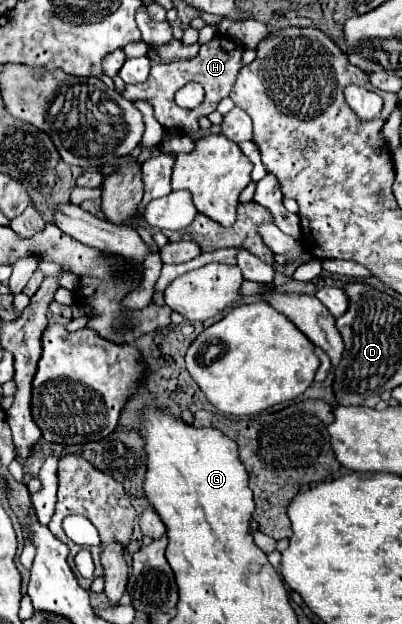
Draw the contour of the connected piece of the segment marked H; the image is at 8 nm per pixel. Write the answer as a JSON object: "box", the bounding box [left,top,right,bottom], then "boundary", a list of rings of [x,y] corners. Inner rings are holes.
{"box":[122,35,242,133],"boundary":[[[216,35],[210,43],[200,45],[200,51],[194,59],[178,59],[178,61],[170,61],[170,63],[162,63],[162,59],[158,57],[158,51],[154,47],[148,49],[148,57],[152,61],[152,69],[150,69],[150,77],[142,83],[142,85],[126,85],[126,89],[122,91],[122,97],[126,97],[128,101],[134,99],[146,99],[154,105],[154,113],[156,119],[164,125],[164,129],[176,127],[176,125],[184,125],[184,129],[188,133],[198,129],[198,117],[200,115],[210,115],[212,111],[216,111],[216,105],[222,97],[228,97],[232,83],[236,79],[236,73],[240,71],[240,57],[242,57],[242,47],[236,45],[230,37],[224,35]],[[186,83],[200,83],[206,91],[202,105],[198,105],[196,109],[184,109],[178,107],[174,101],[174,93],[184,87]]]}

